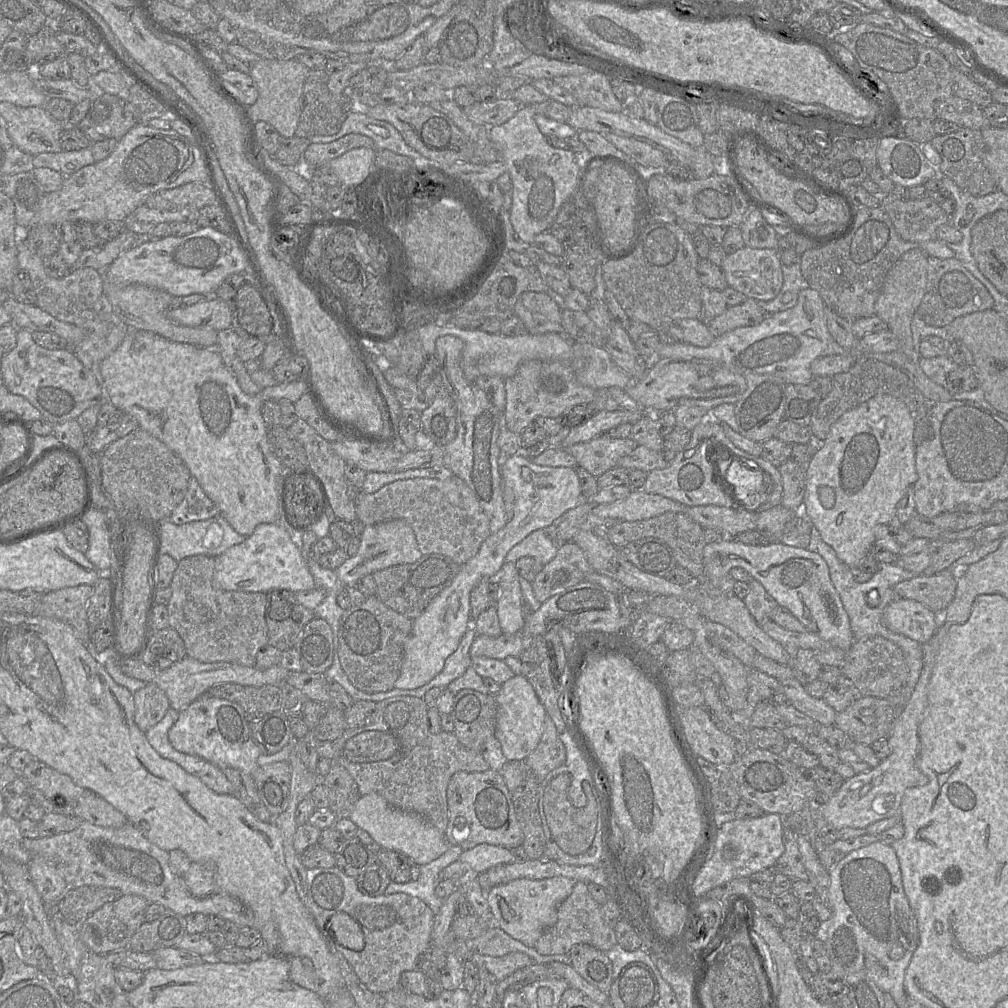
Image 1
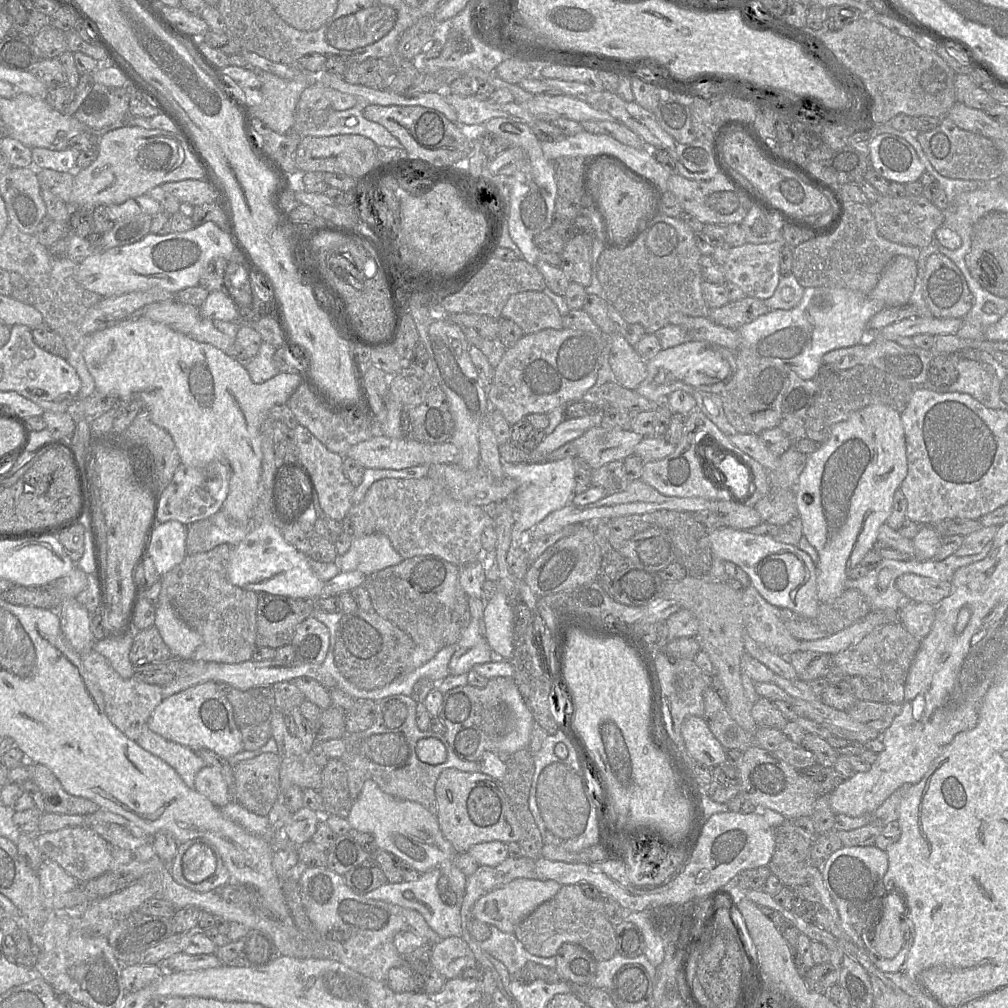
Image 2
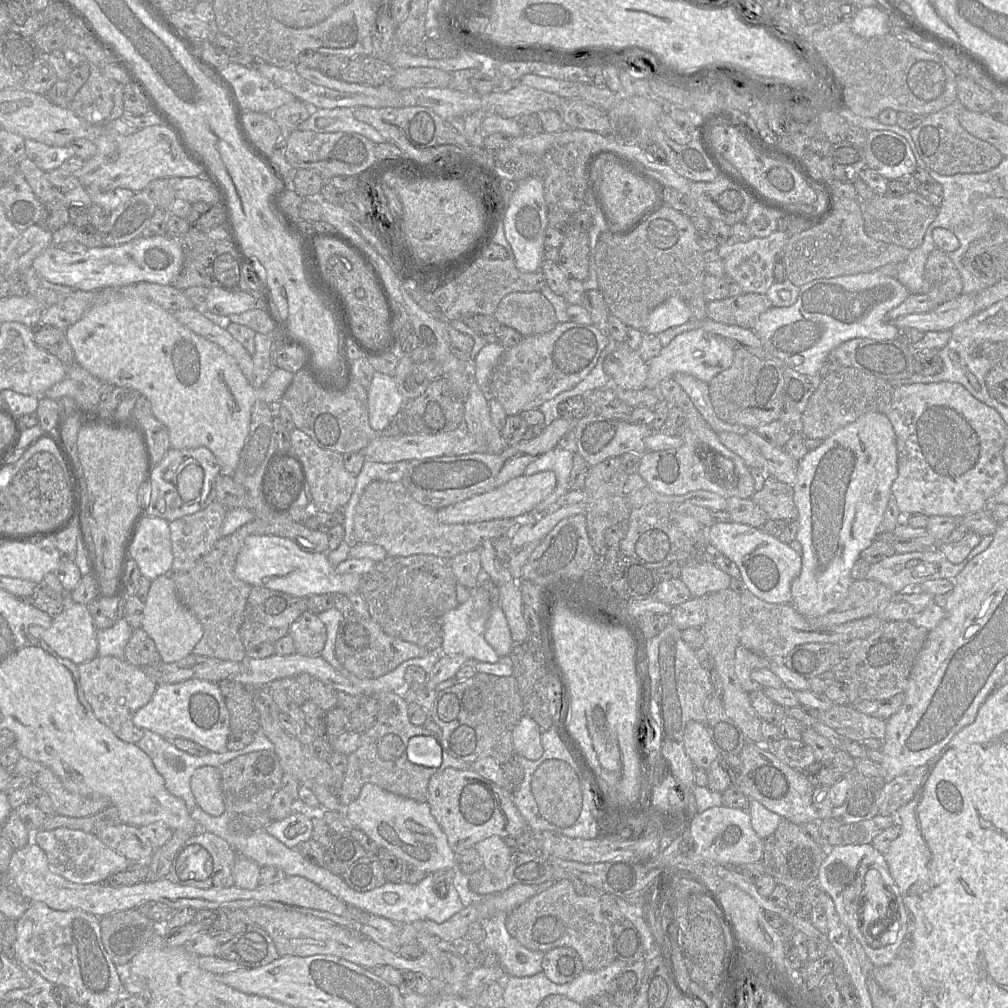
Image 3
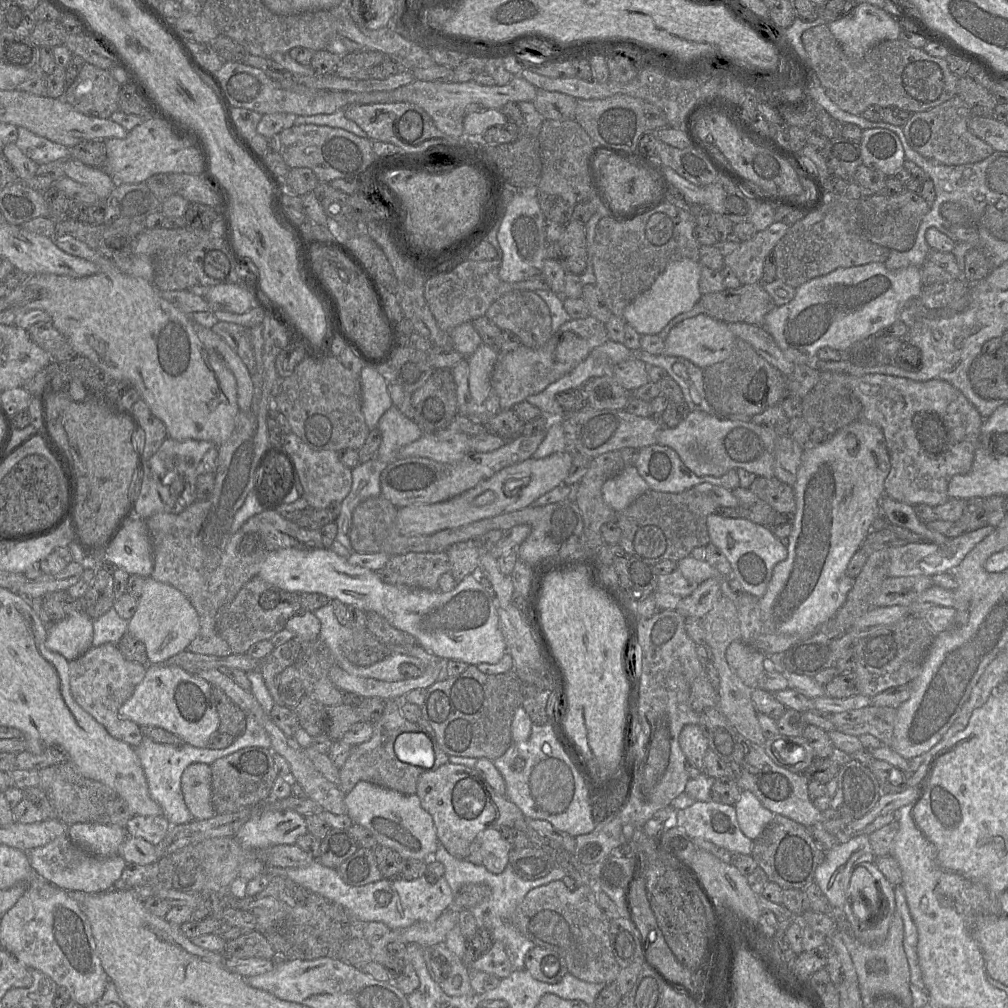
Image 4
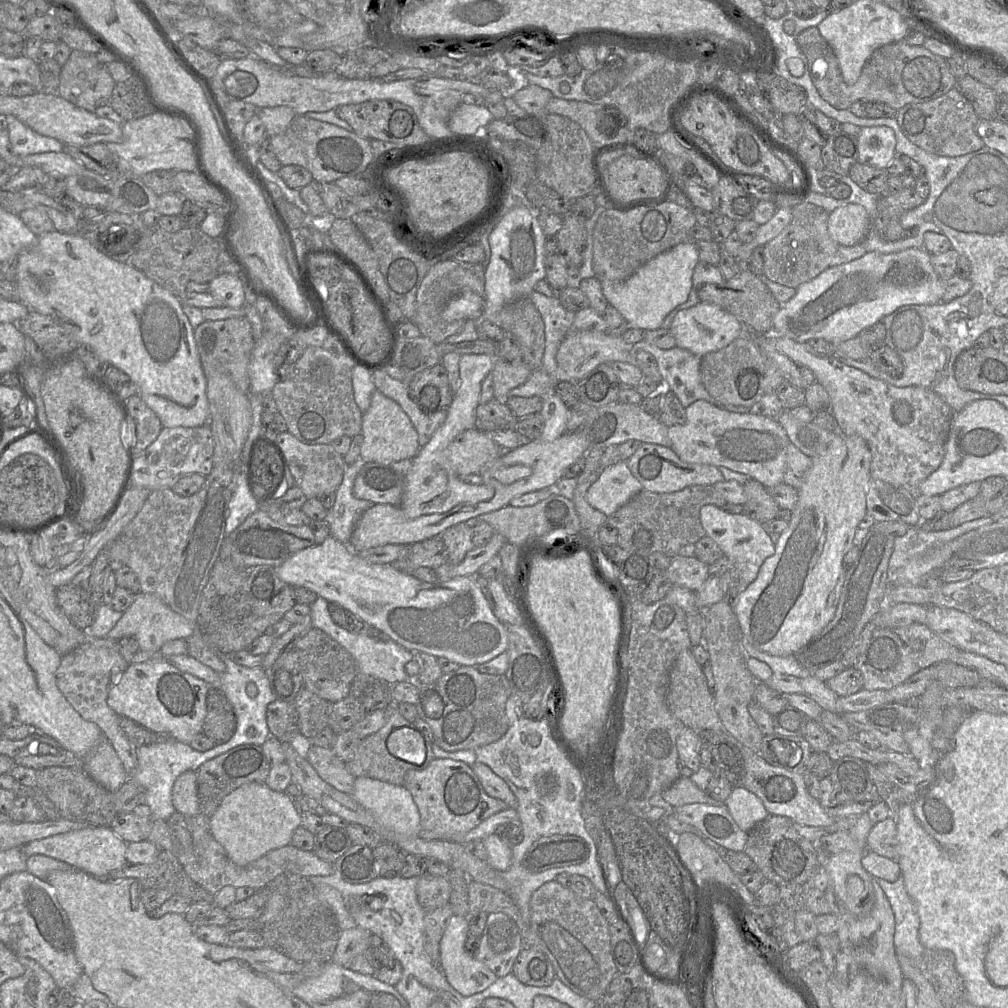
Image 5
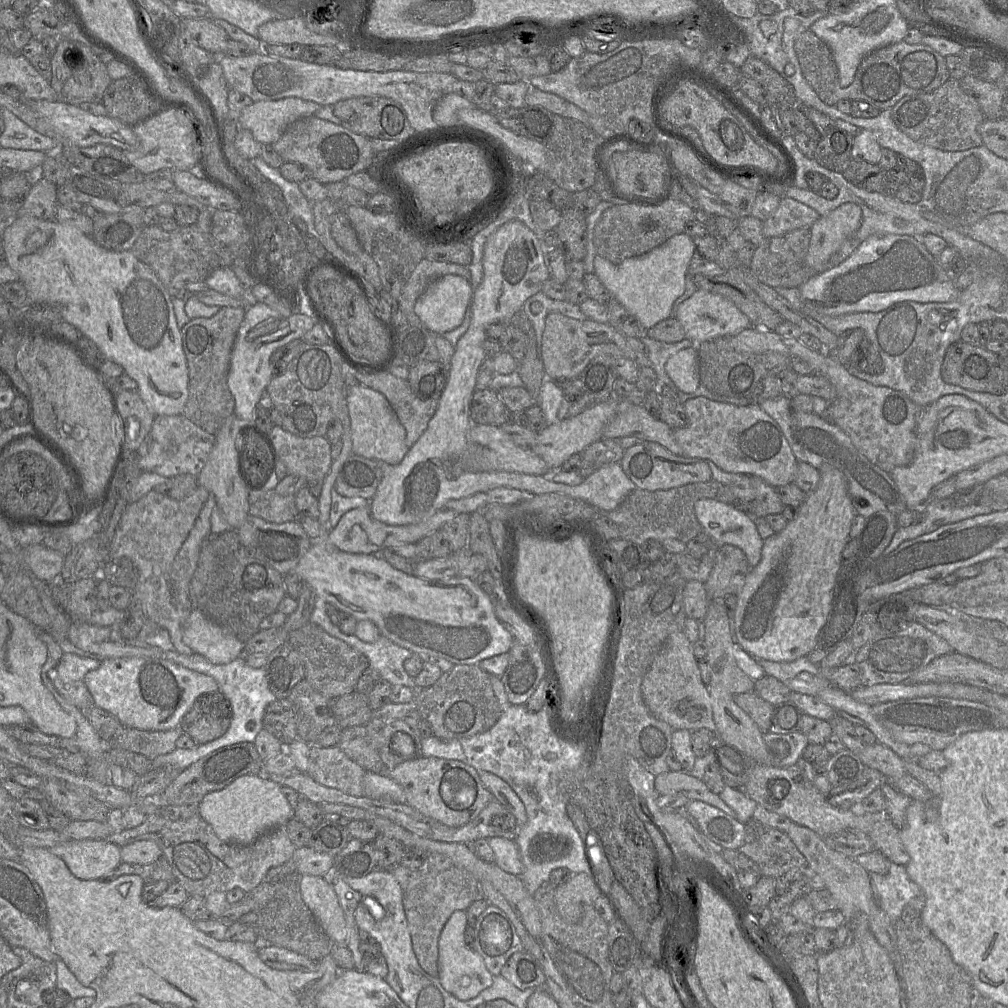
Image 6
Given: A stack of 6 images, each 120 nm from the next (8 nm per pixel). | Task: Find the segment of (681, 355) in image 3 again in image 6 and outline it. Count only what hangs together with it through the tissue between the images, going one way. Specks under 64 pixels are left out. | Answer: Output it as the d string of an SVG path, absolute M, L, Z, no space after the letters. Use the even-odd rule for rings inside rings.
M697 289L678 306L676 319L684 328L686 338L694 344L714 341L717 338L733 335L752 326L750 319L736 305L724 296L704 289Z

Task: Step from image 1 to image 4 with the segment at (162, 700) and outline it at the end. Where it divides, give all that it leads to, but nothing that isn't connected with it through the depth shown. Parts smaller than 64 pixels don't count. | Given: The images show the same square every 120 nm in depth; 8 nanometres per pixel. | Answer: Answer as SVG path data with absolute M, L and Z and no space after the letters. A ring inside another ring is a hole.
M114 644L92 646L79 658L69 662L71 694L79 706L102 724L112 737L136 747L143 738L140 726L122 719L118 711L144 679L146 670L147 665L127 660Z

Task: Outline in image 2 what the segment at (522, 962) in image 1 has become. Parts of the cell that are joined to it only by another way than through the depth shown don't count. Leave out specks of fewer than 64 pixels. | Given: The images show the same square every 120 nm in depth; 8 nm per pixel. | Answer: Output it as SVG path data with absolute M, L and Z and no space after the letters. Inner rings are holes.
M449 937L440 939L433 945L431 966L442 974L447 980L454 979L470 967L477 966L478 963L468 944L461 937Z

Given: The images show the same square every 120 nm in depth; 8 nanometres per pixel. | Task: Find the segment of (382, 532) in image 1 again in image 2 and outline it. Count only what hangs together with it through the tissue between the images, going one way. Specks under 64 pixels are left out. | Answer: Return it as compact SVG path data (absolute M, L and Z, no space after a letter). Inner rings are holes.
M379 532L354 537L349 550L335 563L340 572L360 571L369 574L397 565L404 558L393 548L389 538Z

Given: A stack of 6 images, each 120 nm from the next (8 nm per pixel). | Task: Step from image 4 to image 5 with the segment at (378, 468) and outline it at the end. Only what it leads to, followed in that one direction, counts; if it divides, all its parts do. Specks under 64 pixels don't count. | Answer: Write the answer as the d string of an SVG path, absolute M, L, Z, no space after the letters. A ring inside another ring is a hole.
M359 458L353 464L346 465L343 480L335 492L334 506L325 518L331 535L346 545L349 545L360 516L373 505L370 501L358 499L353 495L355 478L364 464Z

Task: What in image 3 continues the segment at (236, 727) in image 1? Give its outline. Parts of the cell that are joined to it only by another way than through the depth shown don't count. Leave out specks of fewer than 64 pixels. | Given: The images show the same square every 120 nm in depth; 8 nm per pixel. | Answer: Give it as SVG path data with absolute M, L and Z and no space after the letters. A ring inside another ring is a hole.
M189 679L158 685L150 701L134 714L133 723L169 741L184 738L211 752L228 751L226 744L231 732L229 710L218 684L207 680Z

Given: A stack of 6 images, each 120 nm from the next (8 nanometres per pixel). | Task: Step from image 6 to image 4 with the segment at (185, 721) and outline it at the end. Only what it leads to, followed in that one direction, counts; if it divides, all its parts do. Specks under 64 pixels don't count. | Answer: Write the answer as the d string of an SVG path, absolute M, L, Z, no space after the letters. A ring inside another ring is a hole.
M212 687L212 700L219 715L217 732L241 736L246 729L246 714L218 687Z

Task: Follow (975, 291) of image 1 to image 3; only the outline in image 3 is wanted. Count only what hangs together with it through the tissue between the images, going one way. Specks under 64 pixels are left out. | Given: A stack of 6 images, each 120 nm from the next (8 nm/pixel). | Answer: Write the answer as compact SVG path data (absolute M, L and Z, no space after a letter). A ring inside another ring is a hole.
M938 248L926 259L922 293L937 305L952 300L963 293L961 277L948 255Z

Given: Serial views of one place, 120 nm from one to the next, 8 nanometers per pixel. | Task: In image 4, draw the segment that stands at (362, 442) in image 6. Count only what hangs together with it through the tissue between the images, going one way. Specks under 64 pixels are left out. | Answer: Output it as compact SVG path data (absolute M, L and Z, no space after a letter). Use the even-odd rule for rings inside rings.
M394 405L381 416L377 428L381 433L381 443L376 458L387 464L402 459L398 458L399 450L416 441L423 434L419 426Z

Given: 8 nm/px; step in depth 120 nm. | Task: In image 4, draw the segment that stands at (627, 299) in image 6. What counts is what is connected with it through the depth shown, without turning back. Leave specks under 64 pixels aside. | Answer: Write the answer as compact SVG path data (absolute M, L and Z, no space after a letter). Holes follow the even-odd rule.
M690 258L668 263L651 287L626 306L622 318L640 335L657 335L674 317L691 310L700 301L701 268L699 260Z

